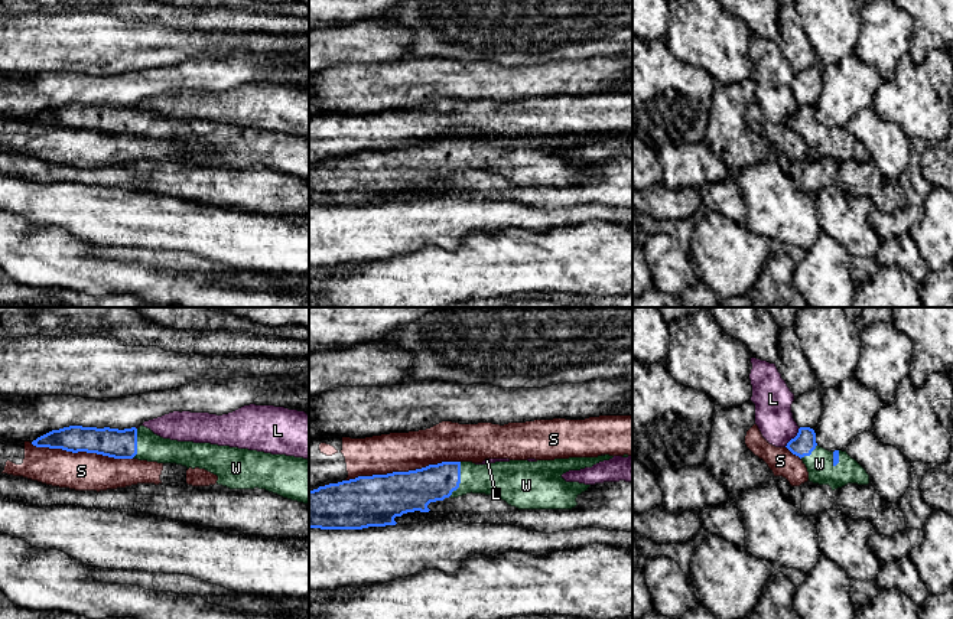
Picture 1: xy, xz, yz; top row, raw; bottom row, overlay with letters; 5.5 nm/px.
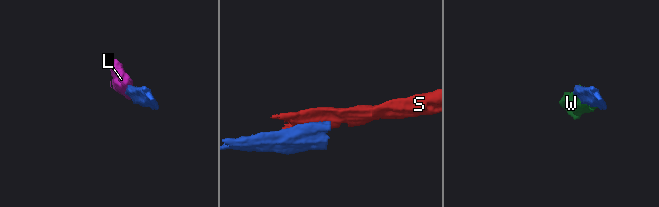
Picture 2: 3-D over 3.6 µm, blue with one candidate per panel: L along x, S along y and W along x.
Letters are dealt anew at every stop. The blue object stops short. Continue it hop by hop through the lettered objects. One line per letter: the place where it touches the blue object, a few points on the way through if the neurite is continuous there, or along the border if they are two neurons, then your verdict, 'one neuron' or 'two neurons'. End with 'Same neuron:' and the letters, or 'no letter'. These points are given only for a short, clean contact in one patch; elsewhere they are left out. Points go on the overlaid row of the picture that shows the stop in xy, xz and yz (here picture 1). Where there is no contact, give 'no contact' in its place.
L: meets blue in yz at (794, 437); border along yz (800, 427), (784, 446); two neurons
S: meets blue in xz at (402, 472); two neurons
W: meets blue in xz at (459, 479); one neuron
Same neuron: W

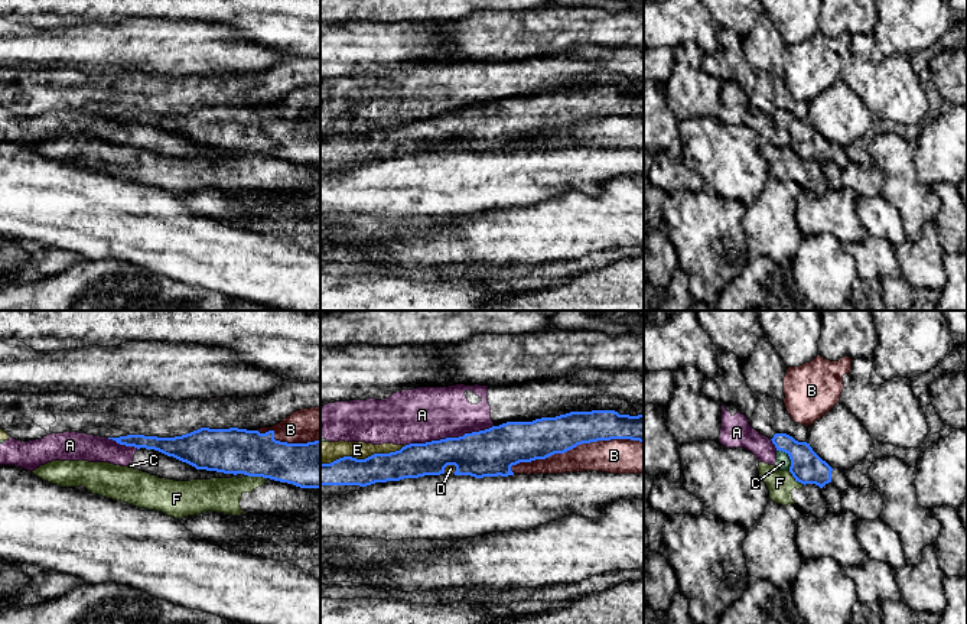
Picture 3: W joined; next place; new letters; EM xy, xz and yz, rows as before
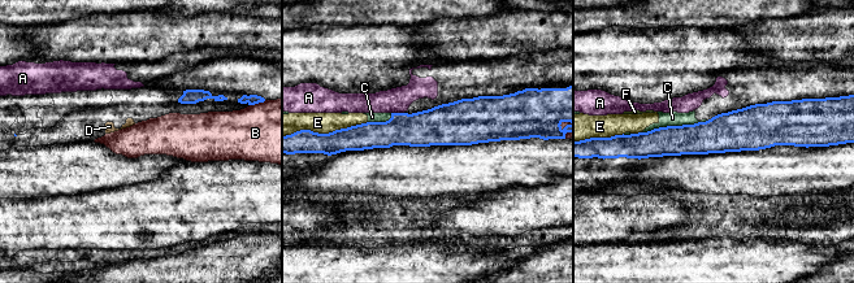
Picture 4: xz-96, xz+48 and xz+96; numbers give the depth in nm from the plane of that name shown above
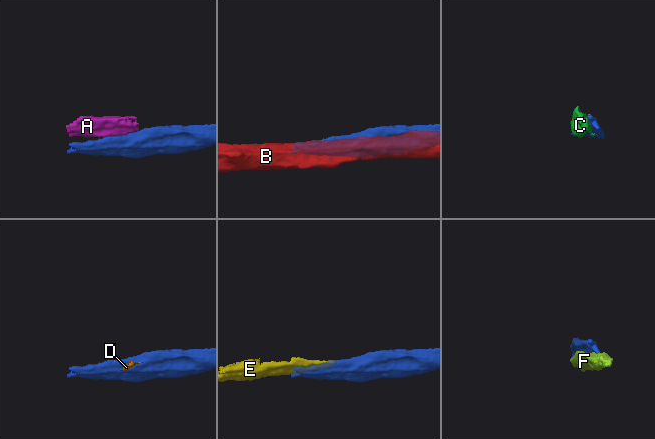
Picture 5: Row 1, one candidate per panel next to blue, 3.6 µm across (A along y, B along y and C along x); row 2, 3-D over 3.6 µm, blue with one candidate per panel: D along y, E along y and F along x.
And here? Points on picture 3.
A: meets blue in xz at (449, 438); two neurons
B: meets blue in xz at (575, 447); two neurons
C: meets blue in yz at (790, 458); two neurons
D: meets blue in xz at (452, 464); border along xz (445, 467), (453, 465), (456, 470); two neurons
E: meets blue in xz at (362, 460); two neurons
F: meets blue in xy at (256, 475); two neurons
Same neuron: no letter

